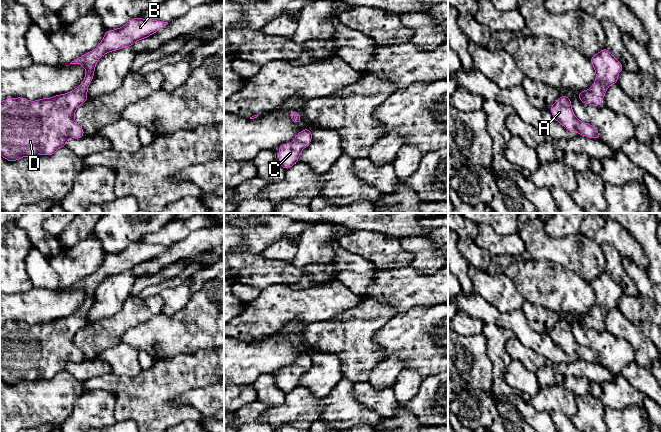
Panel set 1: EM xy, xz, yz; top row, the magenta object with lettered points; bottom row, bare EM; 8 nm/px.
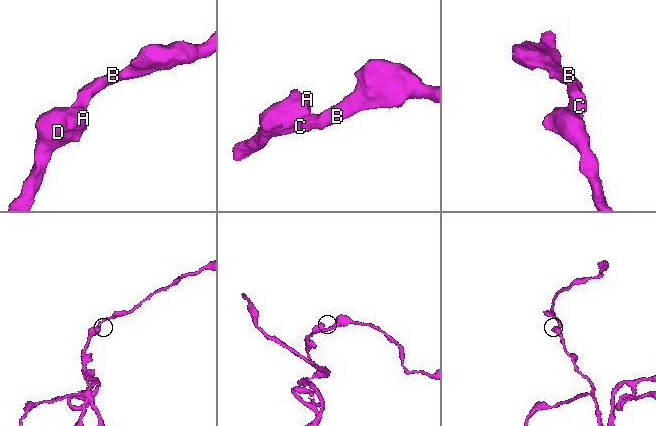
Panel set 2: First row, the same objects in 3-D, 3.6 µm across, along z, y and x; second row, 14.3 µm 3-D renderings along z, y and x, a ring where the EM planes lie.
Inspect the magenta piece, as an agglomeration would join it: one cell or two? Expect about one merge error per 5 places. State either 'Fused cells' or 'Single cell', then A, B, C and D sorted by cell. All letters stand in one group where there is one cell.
Single cell. Groups: A B C D

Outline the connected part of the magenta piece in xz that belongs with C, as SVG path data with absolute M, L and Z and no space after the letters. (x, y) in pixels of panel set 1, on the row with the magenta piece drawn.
M305 128L293 138L293 141L293 144L279 146L279 164L286 170L298 162L301 151L312 141L311 130Z

